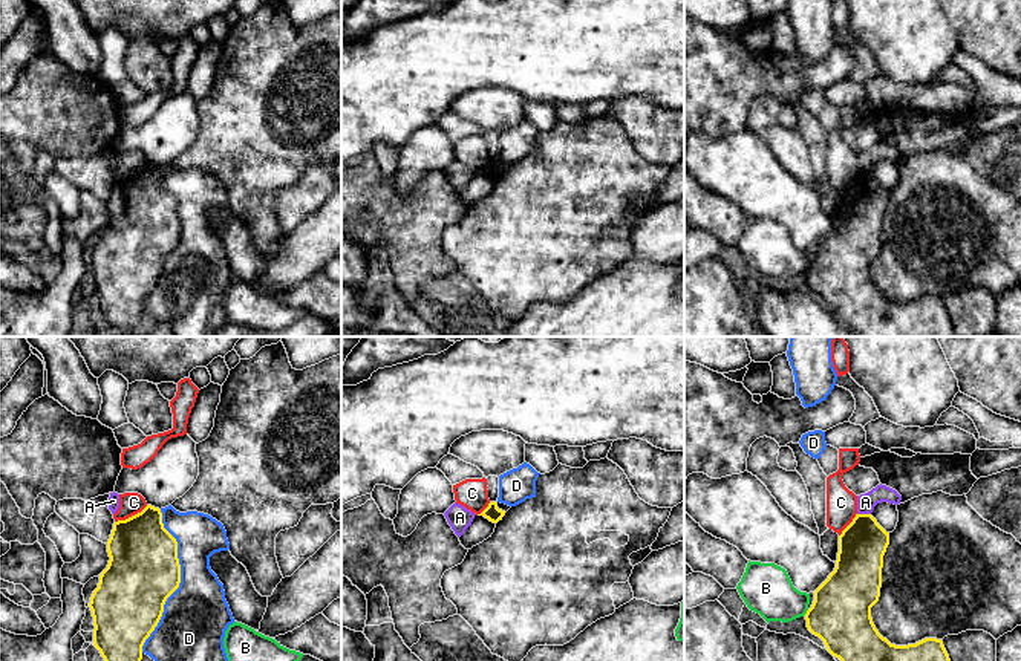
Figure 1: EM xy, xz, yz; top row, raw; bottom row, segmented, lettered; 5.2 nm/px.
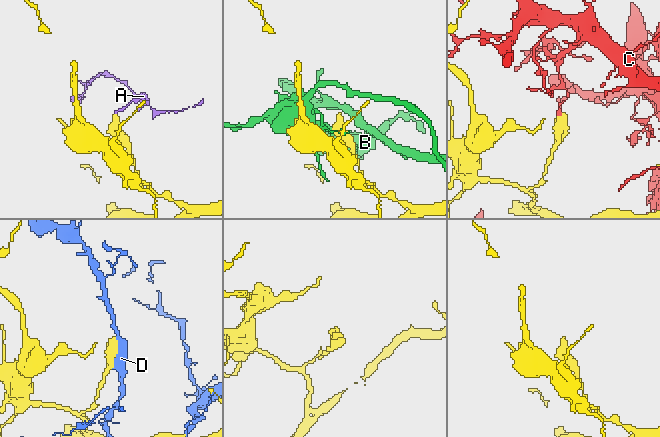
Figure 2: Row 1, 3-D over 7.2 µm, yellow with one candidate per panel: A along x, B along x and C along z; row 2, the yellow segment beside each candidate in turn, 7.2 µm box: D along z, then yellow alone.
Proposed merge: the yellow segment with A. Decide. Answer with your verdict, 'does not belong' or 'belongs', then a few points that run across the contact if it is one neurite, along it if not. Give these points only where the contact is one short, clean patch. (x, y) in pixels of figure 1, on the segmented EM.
does not belong; line yz (857, 513), (870, 514)

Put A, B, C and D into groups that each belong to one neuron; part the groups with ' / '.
A / B / C / D

